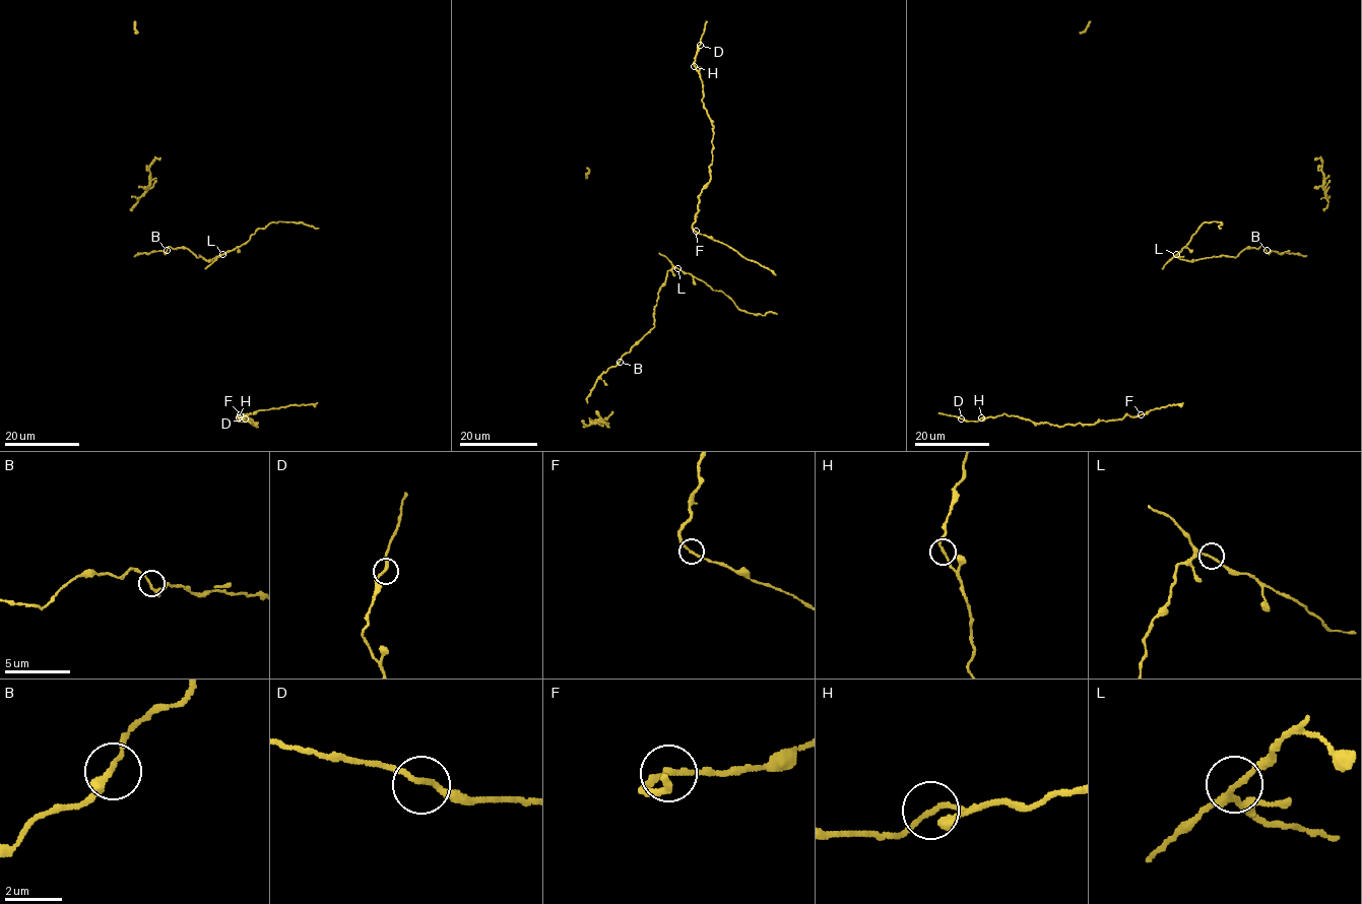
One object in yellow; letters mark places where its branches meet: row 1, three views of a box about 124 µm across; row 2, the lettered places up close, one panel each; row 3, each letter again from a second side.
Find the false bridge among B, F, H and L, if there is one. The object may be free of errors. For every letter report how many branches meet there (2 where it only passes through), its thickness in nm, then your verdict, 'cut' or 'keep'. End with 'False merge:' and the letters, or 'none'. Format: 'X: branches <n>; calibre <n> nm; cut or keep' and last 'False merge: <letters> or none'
B: branches 2; calibre 180 nm; keep
F: branches 2; calibre 180 nm; keep
H: branches 2; calibre 170 nm; keep
L: branches 2; calibre 170 nm; keep
False merge: none

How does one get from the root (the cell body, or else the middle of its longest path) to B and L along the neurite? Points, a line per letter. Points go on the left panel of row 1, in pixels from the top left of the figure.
B: (205, 269), (217, 256), (207, 260), (187, 248), (169, 247), (167, 250)
L: (205, 269), (222, 254)

